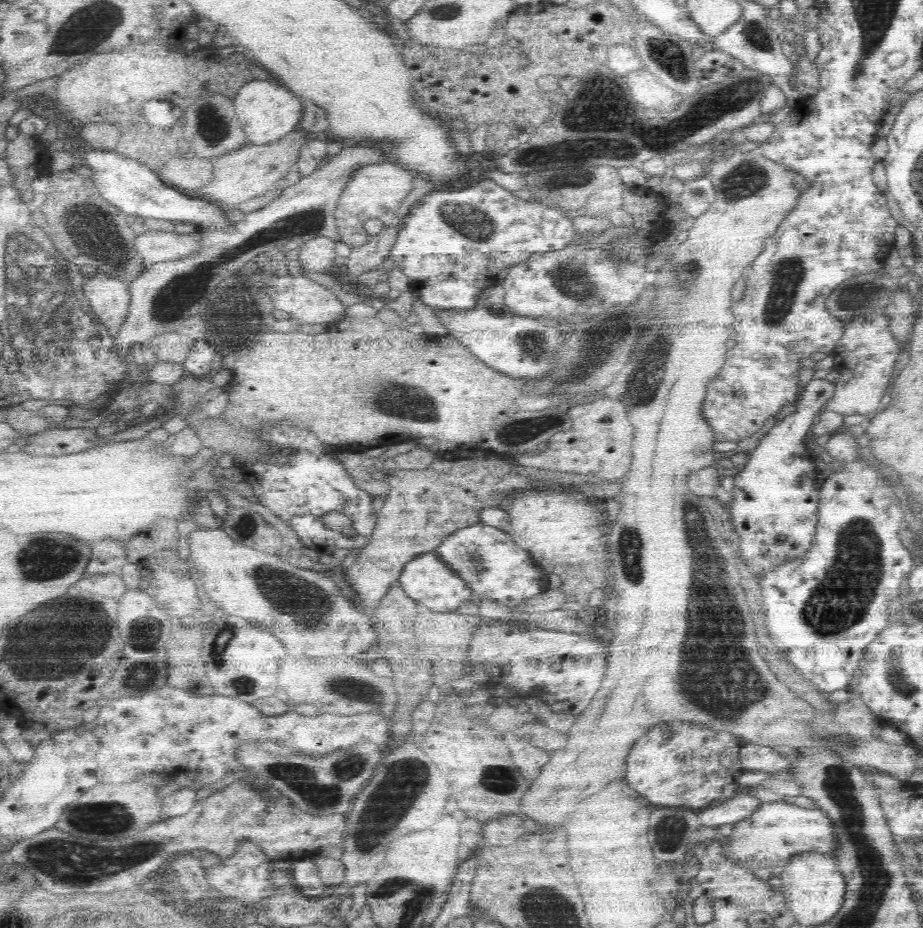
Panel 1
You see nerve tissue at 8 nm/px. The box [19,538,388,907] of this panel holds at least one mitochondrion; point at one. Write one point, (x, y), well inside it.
(92, 865)

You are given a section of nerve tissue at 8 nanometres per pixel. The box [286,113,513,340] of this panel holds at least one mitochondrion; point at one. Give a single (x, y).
(466, 221)

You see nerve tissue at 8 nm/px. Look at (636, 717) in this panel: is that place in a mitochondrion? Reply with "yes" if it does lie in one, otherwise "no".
no

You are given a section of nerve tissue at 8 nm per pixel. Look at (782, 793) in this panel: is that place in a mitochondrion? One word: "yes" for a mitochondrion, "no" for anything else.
no

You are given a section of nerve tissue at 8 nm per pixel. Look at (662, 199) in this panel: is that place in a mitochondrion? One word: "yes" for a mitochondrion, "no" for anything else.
no

